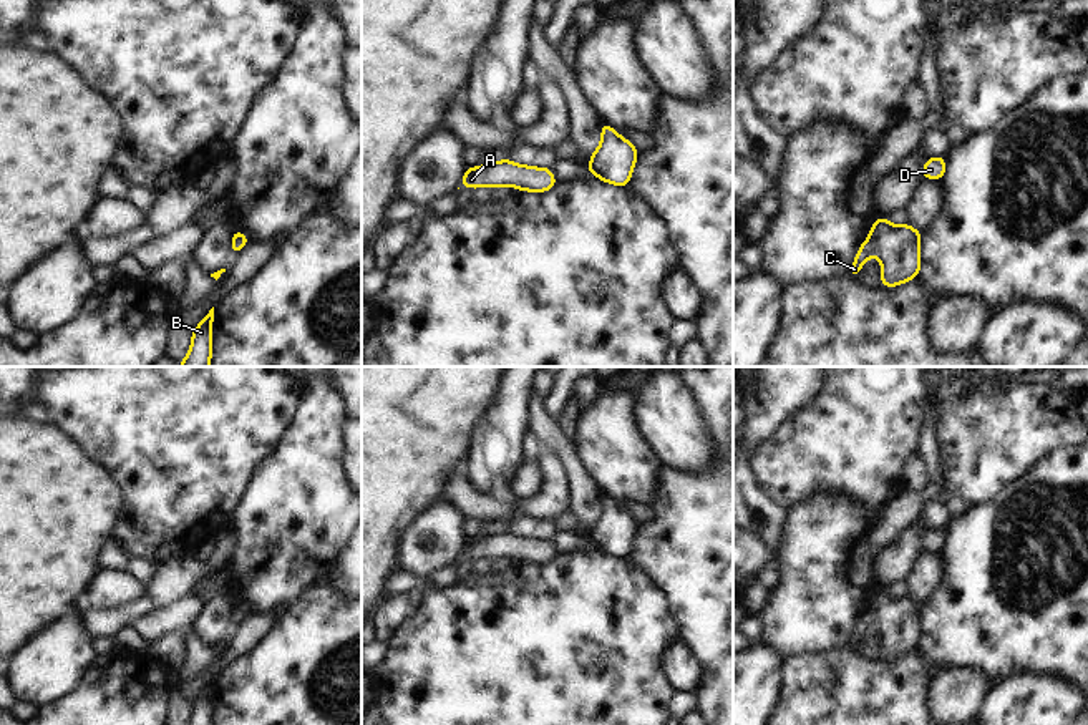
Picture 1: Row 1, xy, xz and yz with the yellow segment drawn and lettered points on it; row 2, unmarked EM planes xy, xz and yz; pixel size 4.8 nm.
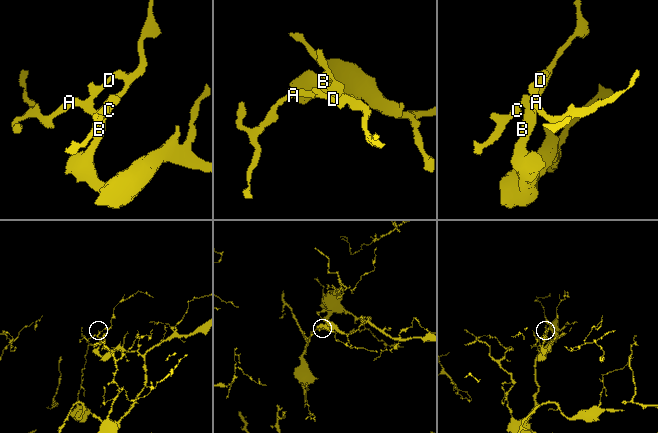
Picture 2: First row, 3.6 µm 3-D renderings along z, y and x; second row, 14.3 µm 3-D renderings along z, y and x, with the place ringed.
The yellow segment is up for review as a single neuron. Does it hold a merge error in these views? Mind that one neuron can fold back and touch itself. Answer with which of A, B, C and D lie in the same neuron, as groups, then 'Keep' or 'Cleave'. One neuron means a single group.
Groups: A B C D. Keep

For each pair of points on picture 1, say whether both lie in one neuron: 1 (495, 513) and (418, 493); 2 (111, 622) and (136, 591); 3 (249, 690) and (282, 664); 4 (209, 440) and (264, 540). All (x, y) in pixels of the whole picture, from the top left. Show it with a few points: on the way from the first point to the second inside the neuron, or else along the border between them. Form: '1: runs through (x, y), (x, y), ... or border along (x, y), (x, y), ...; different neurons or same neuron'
1: border along (458, 462), (442, 498); different neurons
2: border along (145, 594), (113, 609), (90, 609), (85, 604); different neurons
3: runs through (257, 689), (274, 672); same neuron
4: border along (261, 462), (239, 496), (226, 528); different neurons

